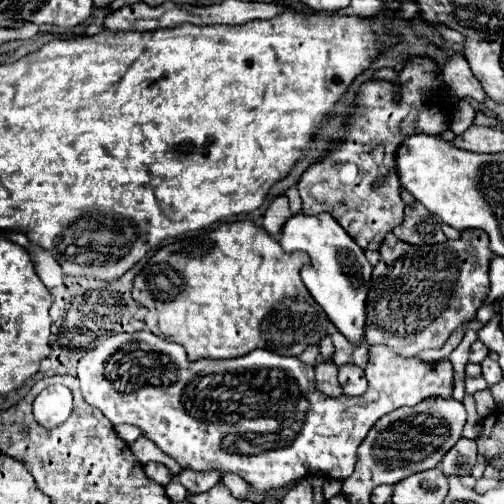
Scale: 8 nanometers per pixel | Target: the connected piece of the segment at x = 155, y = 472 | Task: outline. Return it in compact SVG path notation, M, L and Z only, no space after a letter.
M157 462L145 464L145 474L147 474L147 478L151 478L157 484L163 484L163 486L167 486L171 482L171 472L167 470L167 466L157 464Z

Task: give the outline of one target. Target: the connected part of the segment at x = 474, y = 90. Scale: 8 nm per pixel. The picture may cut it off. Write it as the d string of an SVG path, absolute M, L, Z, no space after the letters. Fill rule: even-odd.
M453 54L443 66L443 82L459 96L473 98L479 106L485 104L485 92L479 80L473 76L467 60L459 54Z

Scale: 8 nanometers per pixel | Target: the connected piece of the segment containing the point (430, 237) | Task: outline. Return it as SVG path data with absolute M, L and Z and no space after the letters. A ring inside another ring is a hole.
M415 202L411 206L405 206L405 218L403 222L393 230L393 234L413 246L423 246L423 244L441 244L445 234L441 232L443 222L439 216L427 212L423 204Z

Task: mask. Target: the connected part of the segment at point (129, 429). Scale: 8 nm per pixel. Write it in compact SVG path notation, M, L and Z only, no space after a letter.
M127 424L115 426L115 432L117 432L117 436L119 436L121 440L125 440L127 444L133 444L135 436L139 436L139 434L141 434L141 432L139 432L139 428L135 428L135 426L127 426Z

